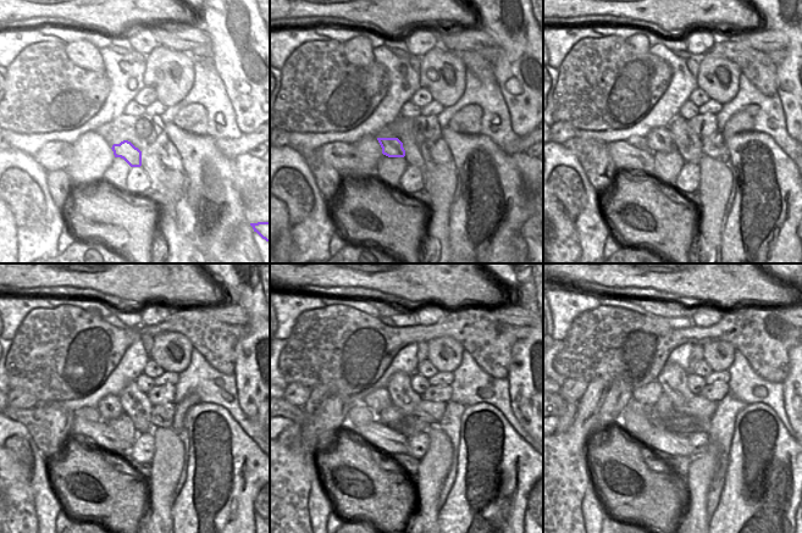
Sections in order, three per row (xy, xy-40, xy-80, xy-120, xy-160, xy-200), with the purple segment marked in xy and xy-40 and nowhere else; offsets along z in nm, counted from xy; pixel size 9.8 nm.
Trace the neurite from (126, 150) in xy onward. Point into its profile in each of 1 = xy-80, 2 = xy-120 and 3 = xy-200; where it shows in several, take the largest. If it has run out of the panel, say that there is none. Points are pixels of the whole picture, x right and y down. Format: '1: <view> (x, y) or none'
1: xy-80 (659, 139)
2: xy-120 (110, 407)
3: xy-200 (647, 395)

